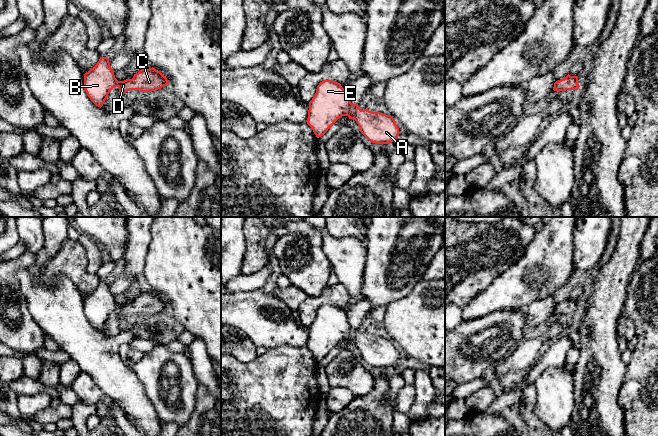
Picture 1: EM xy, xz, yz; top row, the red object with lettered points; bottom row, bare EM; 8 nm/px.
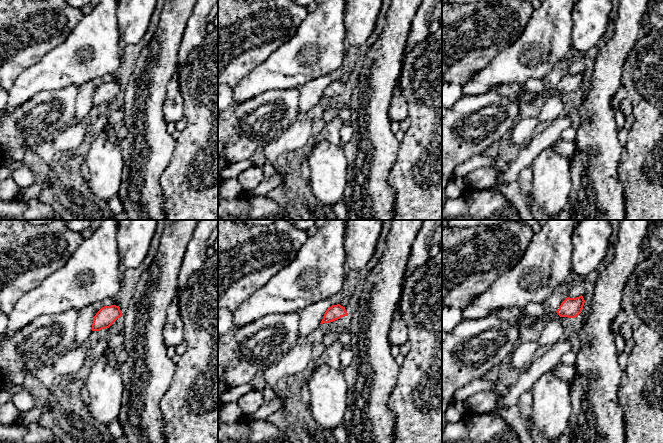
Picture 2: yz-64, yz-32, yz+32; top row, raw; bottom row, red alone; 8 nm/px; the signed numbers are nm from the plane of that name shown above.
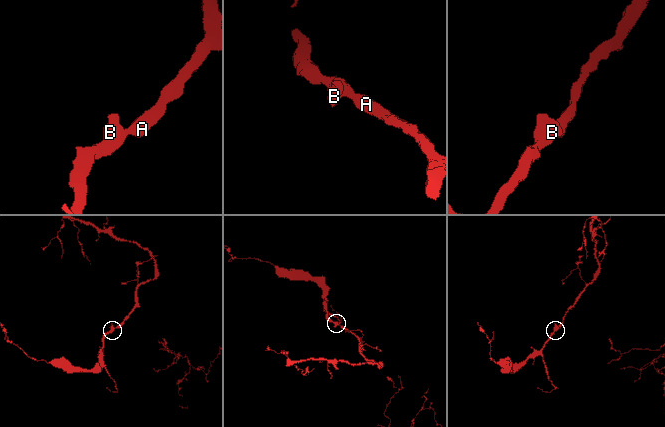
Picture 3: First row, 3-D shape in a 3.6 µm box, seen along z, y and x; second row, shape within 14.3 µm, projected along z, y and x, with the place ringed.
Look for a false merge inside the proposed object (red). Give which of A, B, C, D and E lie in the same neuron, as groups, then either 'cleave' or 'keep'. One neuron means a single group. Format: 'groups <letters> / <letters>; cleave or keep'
groups A B C D E; keep

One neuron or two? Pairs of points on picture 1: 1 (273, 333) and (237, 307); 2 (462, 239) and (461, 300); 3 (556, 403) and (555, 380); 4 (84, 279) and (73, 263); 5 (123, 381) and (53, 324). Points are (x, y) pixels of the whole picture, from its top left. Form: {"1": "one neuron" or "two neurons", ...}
{"1": "one neuron", "2": "one neuron", "3": "one neuron", "4": "one neuron", "5": "one neuron"}

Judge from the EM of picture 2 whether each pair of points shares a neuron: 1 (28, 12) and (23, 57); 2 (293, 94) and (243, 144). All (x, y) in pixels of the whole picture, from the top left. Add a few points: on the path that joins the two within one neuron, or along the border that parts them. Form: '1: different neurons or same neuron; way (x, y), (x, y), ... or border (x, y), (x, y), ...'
1: same neuron; way (26, 23), (26, 28), (23, 31), (23, 46)
2: same neuron; way (272, 100), (245, 110), (235, 117), (234, 123)

